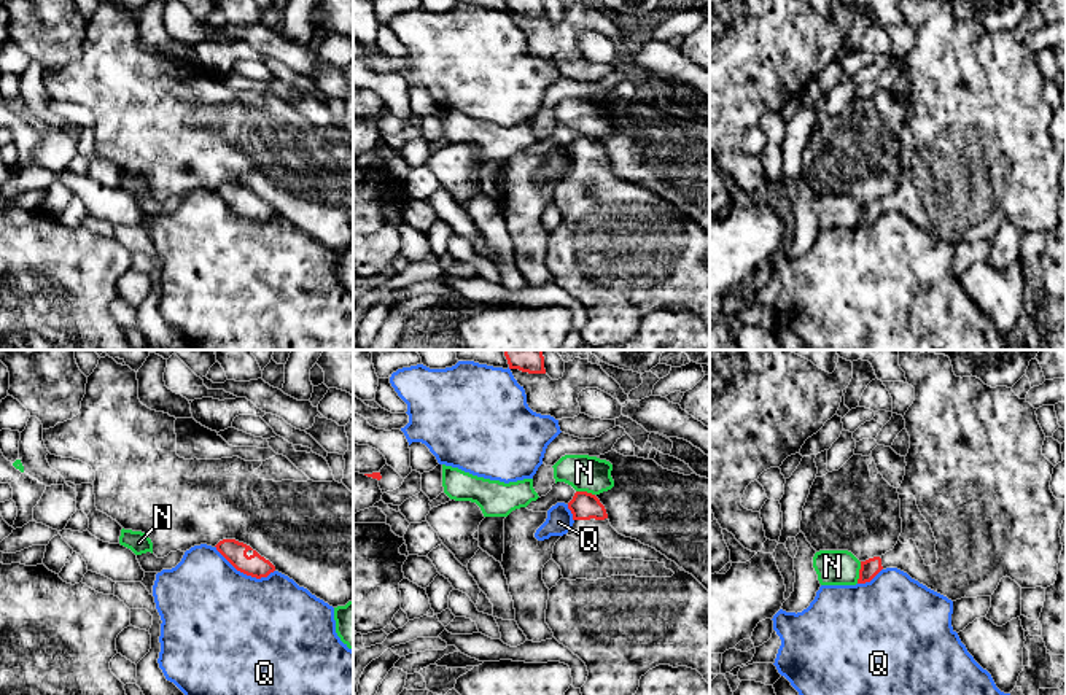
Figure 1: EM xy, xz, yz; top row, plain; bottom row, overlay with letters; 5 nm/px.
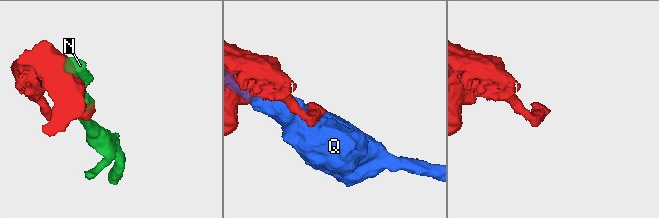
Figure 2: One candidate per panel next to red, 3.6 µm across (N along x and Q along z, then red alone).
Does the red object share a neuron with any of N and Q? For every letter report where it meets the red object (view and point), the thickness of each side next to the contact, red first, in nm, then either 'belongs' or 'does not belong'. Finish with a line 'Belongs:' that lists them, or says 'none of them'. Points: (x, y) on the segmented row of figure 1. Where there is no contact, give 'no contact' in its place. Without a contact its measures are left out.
N: yz (859, 573) | 90/180 nm | does not belong
Q: xy (244, 573) | 120/500 nm | does not belong
Belongs: none of them

